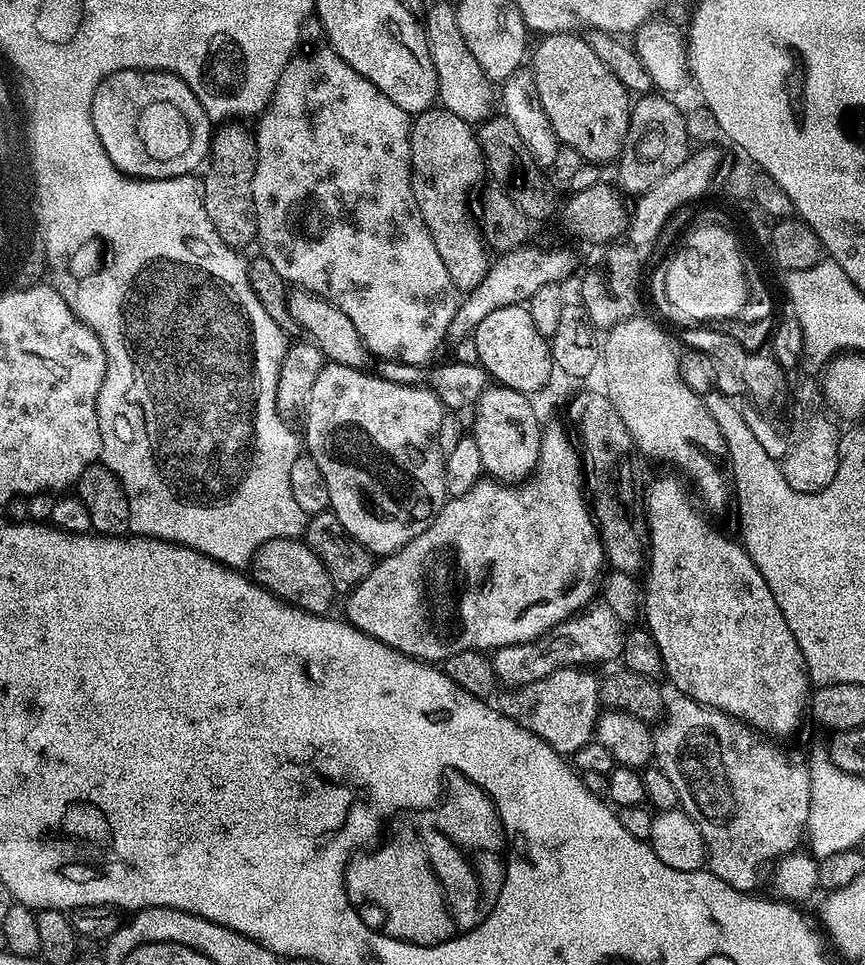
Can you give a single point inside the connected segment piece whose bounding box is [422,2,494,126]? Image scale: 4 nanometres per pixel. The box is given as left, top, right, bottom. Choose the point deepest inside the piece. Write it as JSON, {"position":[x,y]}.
{"position":[463,88]}

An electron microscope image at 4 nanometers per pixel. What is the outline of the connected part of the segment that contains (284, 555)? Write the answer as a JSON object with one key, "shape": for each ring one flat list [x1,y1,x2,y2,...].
{"shape":[[274,538,258,546,252,556,250,575,278,599,307,612,327,613,332,599,338,596,336,587,330,582,330,574,326,574,326,566,318,562,318,554,314,554,314,550,310,550,300,538]]}

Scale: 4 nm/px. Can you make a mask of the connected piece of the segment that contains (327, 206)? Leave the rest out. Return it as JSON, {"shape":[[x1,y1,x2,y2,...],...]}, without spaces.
{"shape":[[312,52,309,56,297,54,289,60,276,83,271,102,264,109,255,125,256,134,256,173,252,183,252,197,256,211,256,240,260,244,259,251,274,265,274,270,282,274,289,285,304,289,312,295,332,303,342,310,354,322,354,327,362,338,362,342,373,357,380,360,397,360,400,364,427,365,437,359,436,351,449,339,448,327,454,318,454,310,458,303,458,293,454,282,450,282,450,273,442,263,438,249,434,247,434,238,430,238,430,230,426,230,426,222,422,218,422,210,418,210,418,202,412,189,412,155,410,154,409,136,412,134,412,120,402,106,394,106,374,82,362,78,358,70,354,70,336,52]]}

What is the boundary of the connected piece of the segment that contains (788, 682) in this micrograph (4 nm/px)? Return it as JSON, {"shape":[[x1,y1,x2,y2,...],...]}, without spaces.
{"shape":[[668,478,656,480,652,485,647,485,646,488,646,519,648,521,648,535,650,537,650,555,646,560,646,577,643,581,642,587,644,589,644,610,642,613,643,619,646,621,646,627,652,633,654,642,658,642,658,650,662,650,662,662,664,663,664,671,667,679,672,679,672,684,677,693,689,696,691,700,697,700,700,704,706,705,708,708,716,708,720,712,732,717,737,722,743,722,747,727,755,730,760,734,767,734,769,737,777,738,776,736,788,736,800,724,800,719,806,716,806,709,810,704,810,681,808,678,808,667,804,664,802,658,802,650,798,650,798,642,794,642,794,634,790,634,790,626,786,626,786,618,782,618,782,610,778,610,778,602,774,602,774,594,770,594,770,586,766,586,766,578,762,578,762,574,758,570,758,566,754,566,754,562,748,556,748,551,744,549,743,543,730,540,726,536,716,534,693,510,692,504,688,501,687,496,684,494,683,488,676,482,672,482]]}

